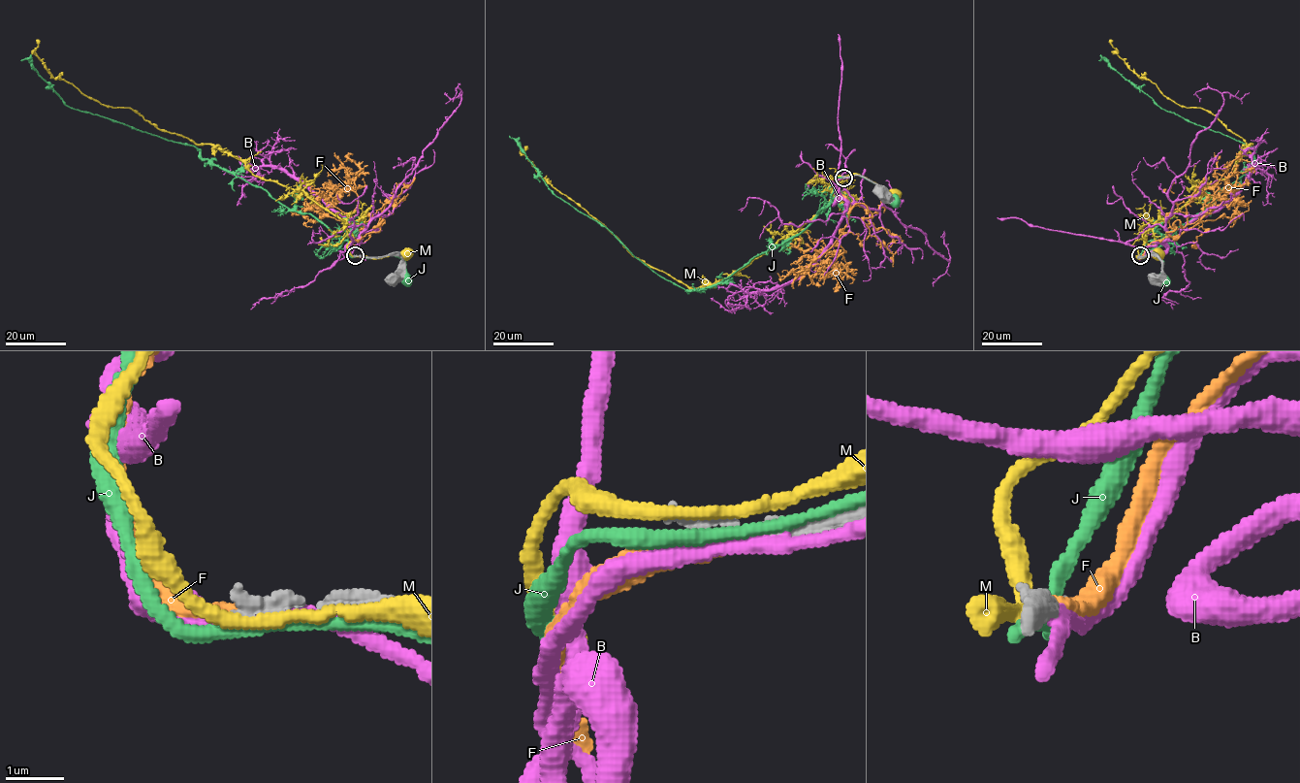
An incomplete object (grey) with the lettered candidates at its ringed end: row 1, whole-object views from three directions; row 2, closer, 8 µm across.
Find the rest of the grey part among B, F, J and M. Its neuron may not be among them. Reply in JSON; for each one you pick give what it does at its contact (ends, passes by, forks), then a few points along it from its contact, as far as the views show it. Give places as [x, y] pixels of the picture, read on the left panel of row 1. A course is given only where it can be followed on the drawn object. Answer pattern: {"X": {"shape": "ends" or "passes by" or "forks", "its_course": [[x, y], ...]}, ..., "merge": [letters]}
{"F": {"shape": "ends", "its_course": [[356, 255], [348, 244], [362, 237], [350, 216], [358, 196], [346, 186], [359, 173], [347, 169], [350, 173]]}, "merge": ["F"]}

